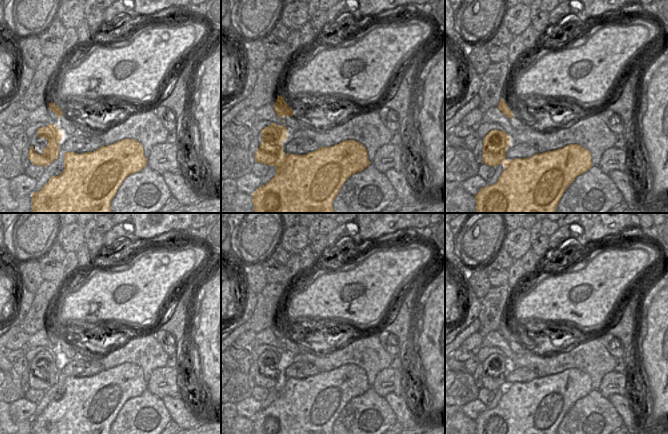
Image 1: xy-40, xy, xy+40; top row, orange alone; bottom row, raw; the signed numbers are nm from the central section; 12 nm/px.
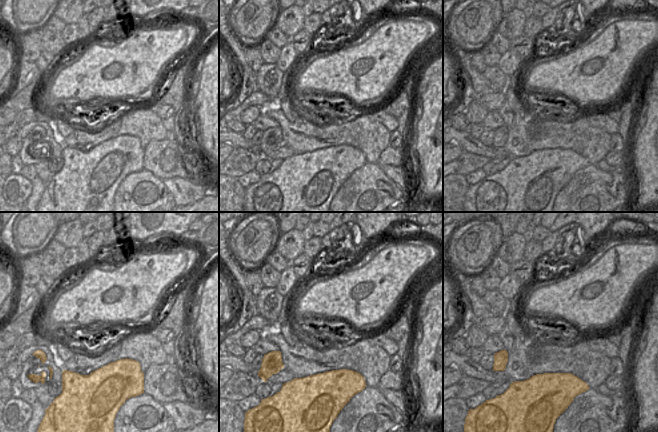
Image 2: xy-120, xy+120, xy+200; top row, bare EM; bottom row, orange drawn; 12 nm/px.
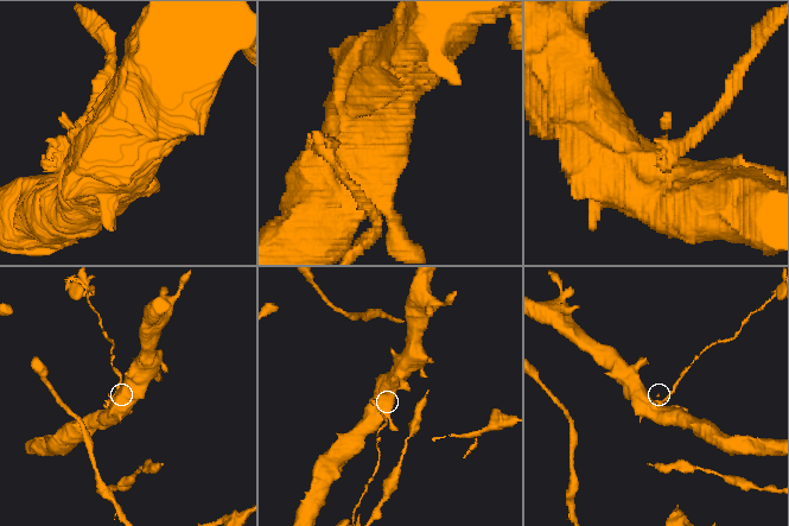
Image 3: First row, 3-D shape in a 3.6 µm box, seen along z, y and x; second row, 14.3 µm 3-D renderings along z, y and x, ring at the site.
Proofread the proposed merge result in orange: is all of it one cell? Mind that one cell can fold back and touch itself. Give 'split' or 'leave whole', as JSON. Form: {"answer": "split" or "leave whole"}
{"answer": "split"}

